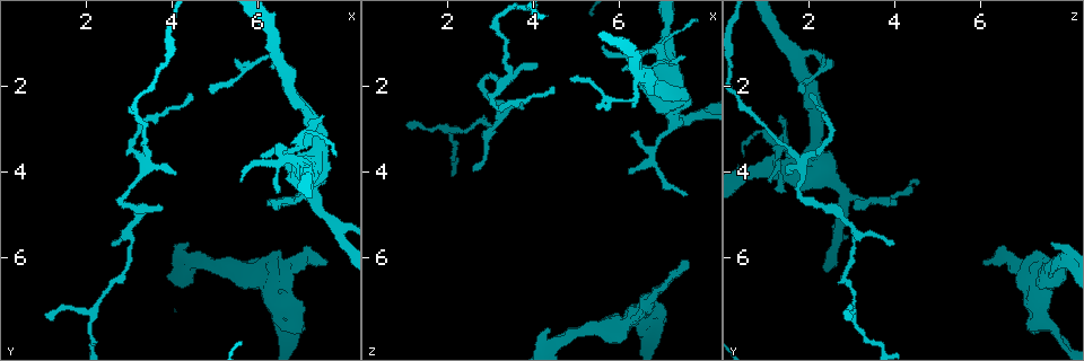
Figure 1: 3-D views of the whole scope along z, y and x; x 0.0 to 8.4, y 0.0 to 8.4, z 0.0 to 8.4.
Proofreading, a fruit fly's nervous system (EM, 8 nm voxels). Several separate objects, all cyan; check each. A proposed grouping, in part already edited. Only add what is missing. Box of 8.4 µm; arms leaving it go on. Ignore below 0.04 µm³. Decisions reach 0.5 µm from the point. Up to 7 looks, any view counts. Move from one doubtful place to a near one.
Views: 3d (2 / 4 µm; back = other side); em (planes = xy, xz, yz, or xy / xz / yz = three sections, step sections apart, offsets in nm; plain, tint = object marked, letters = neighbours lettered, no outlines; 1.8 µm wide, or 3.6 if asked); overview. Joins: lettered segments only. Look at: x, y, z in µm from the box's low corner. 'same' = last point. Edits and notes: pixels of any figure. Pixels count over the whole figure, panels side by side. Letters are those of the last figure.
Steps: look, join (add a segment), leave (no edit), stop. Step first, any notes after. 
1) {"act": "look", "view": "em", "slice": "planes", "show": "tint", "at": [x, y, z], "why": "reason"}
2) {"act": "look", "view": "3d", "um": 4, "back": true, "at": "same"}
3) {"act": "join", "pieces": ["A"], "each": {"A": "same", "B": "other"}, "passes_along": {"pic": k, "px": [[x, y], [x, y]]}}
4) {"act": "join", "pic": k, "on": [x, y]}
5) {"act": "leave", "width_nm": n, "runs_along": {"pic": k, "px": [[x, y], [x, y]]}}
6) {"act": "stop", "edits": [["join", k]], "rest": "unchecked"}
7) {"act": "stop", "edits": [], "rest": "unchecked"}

{"act": "look", "view": "3d", "um": 4, "at": [5.50, 1.35, 2.50], "why": "free end"}

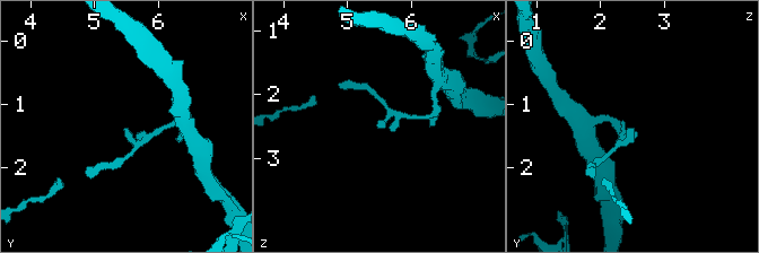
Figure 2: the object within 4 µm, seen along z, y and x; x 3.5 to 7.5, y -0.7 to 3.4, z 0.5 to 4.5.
{"act": "look", "view": "em", "slice": "planes", "show": "letters", "at": [5.50, 1.40, 2.55]}

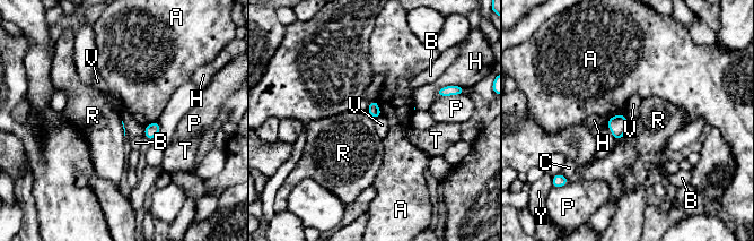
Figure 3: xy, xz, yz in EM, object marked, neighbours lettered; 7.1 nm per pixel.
{"act": "leave", "each": {"A": "other", "B": "other", "C": "other", "H": "other", "P": "other", "R": "other", "T": "other", "V": "other", "Y": "other"}, "border": {"pic": 3, "px": [[143, 127], [145, 135]]}, "found": "none of them fits"}

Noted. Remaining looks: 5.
{"act": "look", "view": "em", "slice": "xy", "step": 16, "show": "tint", "at": [4.10, 4.10, 1.50], "why": "an open end"}

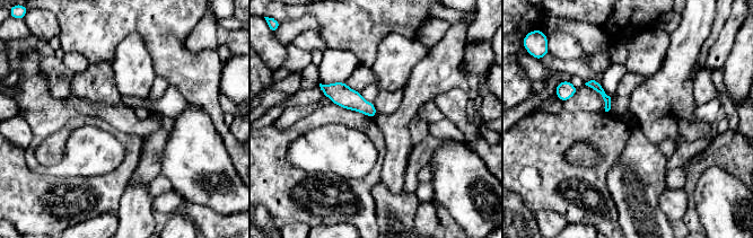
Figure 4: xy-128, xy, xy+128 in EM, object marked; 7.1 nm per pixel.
{"act": "look", "view": "em", "slice": "planes", "show": "letters", "at": "same"}

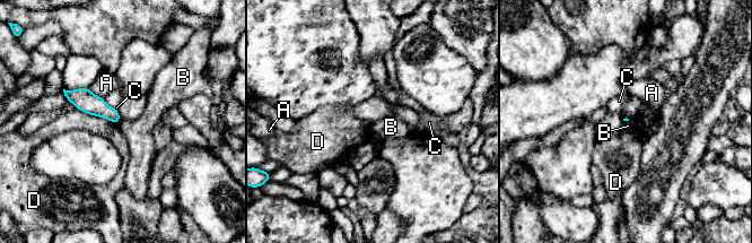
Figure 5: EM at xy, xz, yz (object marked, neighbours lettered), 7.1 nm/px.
{"act": "leave", "each": {"A": "other", "B": "other", "C": "other", "D": "other"}, "border": {"pic": 5, "px": [[121, 120], [116, 123]]}, "found": "no lettered segment goes on from it"}

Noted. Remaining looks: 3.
{"act": "look", "view": "3d", "um": 4, "at": [6.25, 6.85, 7.30], "why": "calibre changes"}

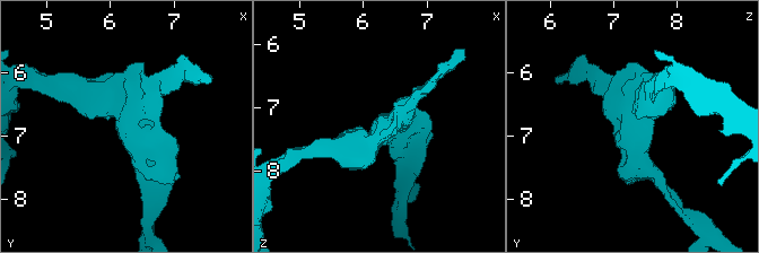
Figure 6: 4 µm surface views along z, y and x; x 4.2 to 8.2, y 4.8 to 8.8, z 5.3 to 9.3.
{"act": "look", "view": "em", "slice": "planes", "show": "letters", "at": [6.30, 6.80, 7.30]}

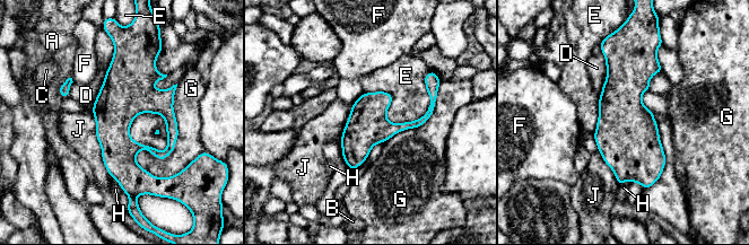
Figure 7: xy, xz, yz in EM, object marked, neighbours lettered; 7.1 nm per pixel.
{"act": "leave", "width_nm": 300, "longest_contact_nm": ["G", 700], "each": {"A": "other", "B": "other", "C": "other", "D": "other", "E": "other", "F": "other", "G": "other", "H": "other", "J": "other"}, "found": "no lettered segment goes on from it"}

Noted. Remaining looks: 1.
{"act": "stop", "edits": [], "rest": "unchecked"}

